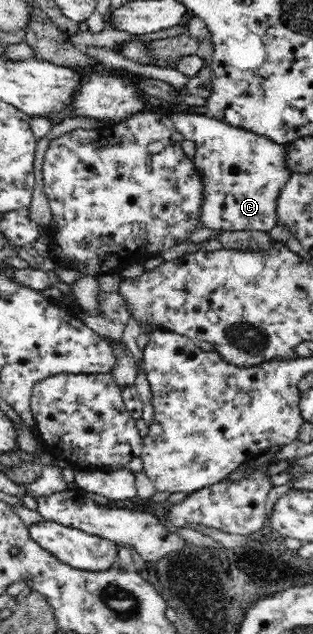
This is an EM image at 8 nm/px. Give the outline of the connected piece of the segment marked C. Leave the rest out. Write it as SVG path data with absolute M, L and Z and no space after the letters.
M174 113L170 117L173 129L177 129L185 140L193 141L197 150L192 158L201 178L200 210L196 220L201 226L213 228L217 231L258 230L269 231L278 223L278 200L290 176L293 174L287 165L287 145L279 144L270 137L259 136L258 133L249 132L247 129L237 128L227 124L226 121L217 120L215 117L194 113Z

